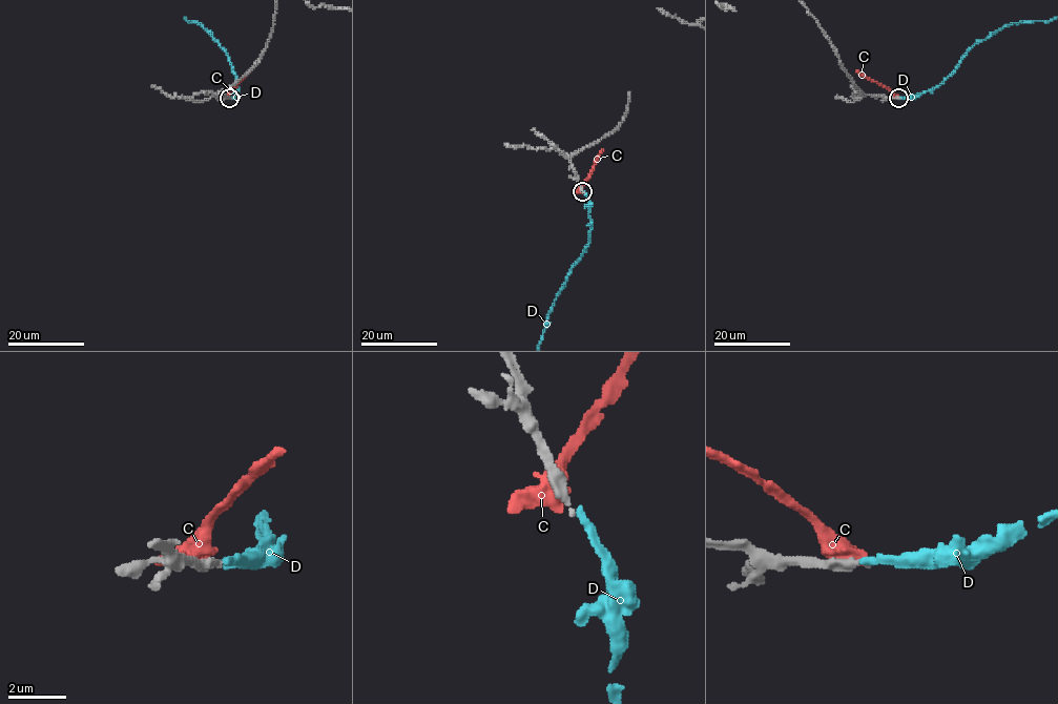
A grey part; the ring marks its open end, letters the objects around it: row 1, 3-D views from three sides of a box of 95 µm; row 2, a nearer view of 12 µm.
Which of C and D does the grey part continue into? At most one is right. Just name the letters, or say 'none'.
none

